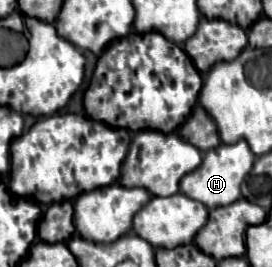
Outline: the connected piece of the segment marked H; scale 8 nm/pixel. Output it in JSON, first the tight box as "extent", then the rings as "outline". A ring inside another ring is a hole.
{"extent":[179,139,255,209],"outline":[[[241,139],[233,145],[219,145],[217,149],[203,153],[203,163],[181,179],[181,183],[179,183],[181,193],[185,193],[187,197],[193,197],[195,201],[201,201],[207,209],[231,205],[233,201],[237,201],[241,197],[241,181],[251,171],[253,161],[255,161],[255,155],[251,153],[245,139]]]}

